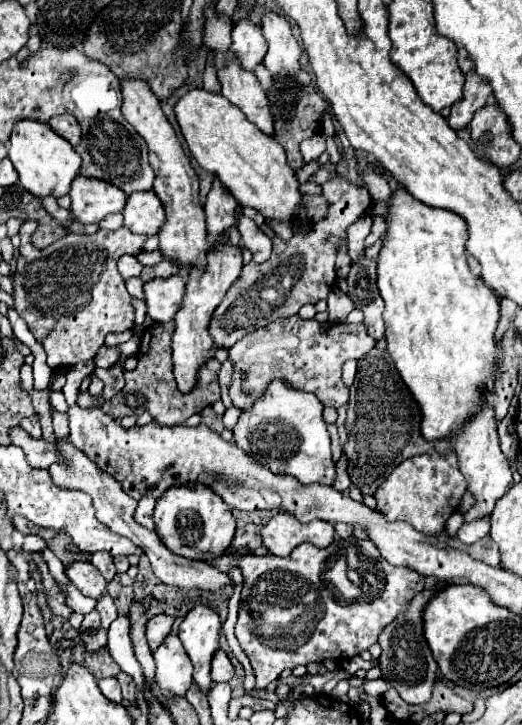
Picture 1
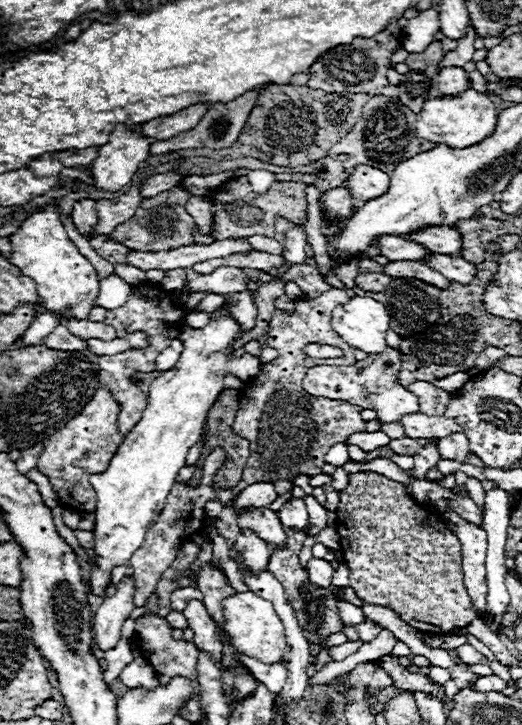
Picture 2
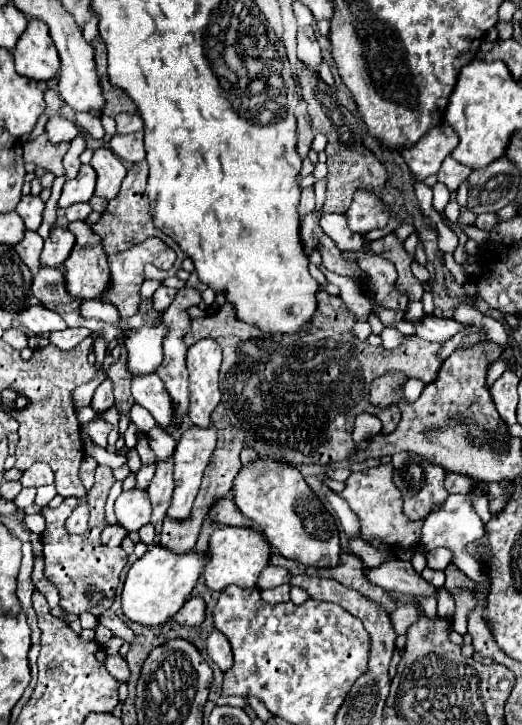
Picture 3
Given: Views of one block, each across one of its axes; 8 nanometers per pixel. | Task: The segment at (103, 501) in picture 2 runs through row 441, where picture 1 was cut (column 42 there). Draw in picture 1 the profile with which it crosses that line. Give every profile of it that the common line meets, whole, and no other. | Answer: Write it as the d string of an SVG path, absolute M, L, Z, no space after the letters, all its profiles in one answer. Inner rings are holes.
M20 120L14 126L10 148L8 148L8 158L12 160L20 176L20 184L38 198L66 196L80 170L80 156L70 146L70 142L66 142L62 136L50 130L48 124L42 124L36 120Z

